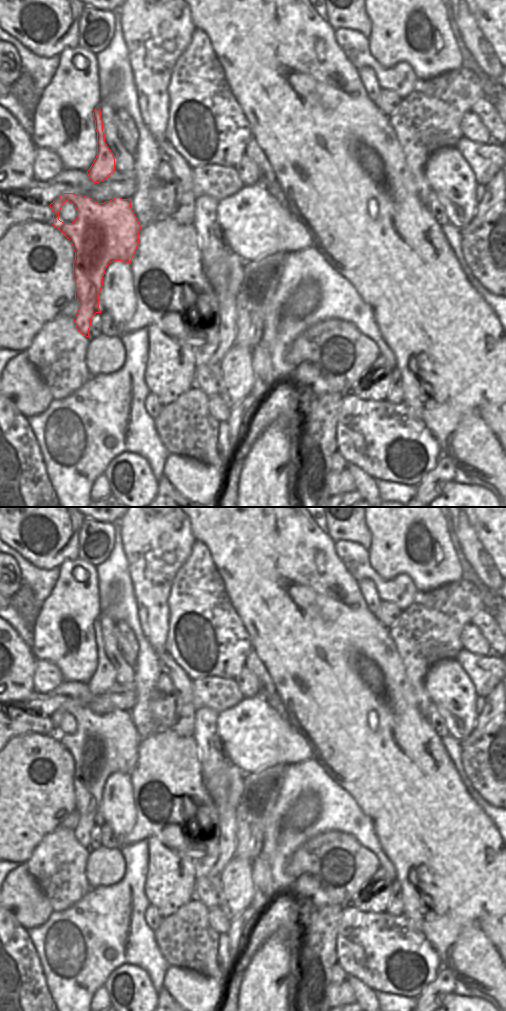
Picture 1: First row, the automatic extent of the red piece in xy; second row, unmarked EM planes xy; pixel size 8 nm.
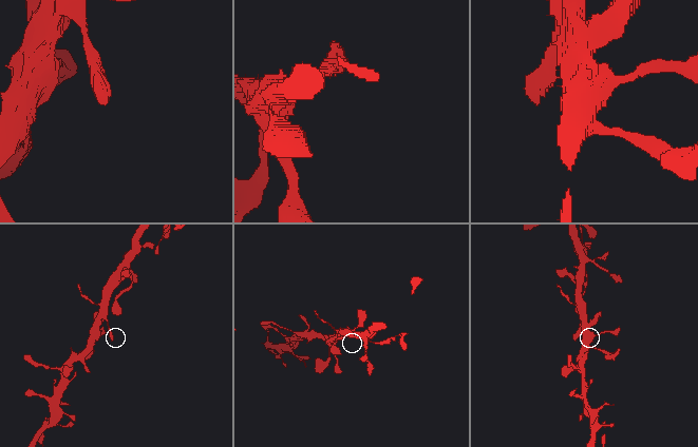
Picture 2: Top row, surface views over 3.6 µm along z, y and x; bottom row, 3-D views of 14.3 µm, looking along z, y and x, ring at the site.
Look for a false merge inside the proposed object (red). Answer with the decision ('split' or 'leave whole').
leave whole

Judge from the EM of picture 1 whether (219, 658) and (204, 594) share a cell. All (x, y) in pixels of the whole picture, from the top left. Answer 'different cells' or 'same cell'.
same cell

